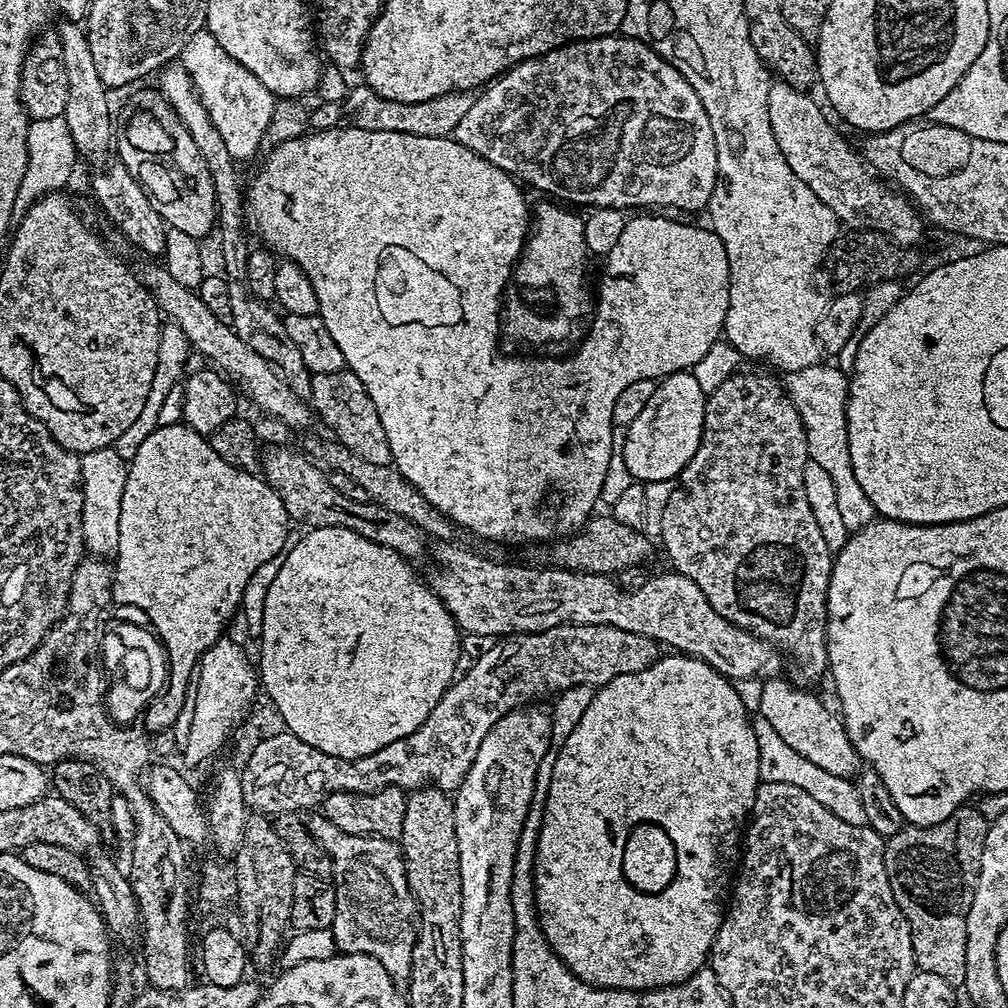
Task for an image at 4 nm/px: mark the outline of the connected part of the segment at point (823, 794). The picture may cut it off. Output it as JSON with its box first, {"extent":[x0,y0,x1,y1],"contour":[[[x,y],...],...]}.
{"extent":[751,714,866,826],"contour":[[[756,714],[751,717],[751,721],[754,738],[758,738],[758,770],[761,781],[786,782],[786,786],[798,786],[798,790],[806,790],[810,798],[826,806],[826,810],[830,810],[834,818],[842,818],[842,822],[850,822],[850,826],[866,825],[866,813],[862,810],[860,795],[853,781],[838,778],[838,774],[830,774],[807,758],[802,758],[798,750],[790,750],[790,746],[786,746],[786,742],[778,738],[778,730],[774,730],[774,726],[766,722],[766,718]]]}

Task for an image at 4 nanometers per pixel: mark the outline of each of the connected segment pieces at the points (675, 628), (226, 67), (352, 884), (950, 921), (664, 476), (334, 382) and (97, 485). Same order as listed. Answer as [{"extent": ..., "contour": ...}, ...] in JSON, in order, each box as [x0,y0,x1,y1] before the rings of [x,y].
[{"extent":[426,541,782,682],"contour":[[[435,541],[436,547],[436,568],[432,568],[426,575],[426,583],[431,588],[432,593],[440,599],[446,606],[446,610],[456,620],[456,626],[461,633],[472,636],[492,636],[491,638],[503,638],[505,636],[515,636],[517,632],[541,632],[542,630],[550,630],[554,626],[562,626],[563,624],[601,624],[602,626],[618,626],[618,630],[626,630],[630,634],[642,634],[646,638],[656,641],[657,645],[664,646],[669,644],[669,649],[675,650],[677,653],[693,656],[702,662],[706,662],[714,670],[718,670],[722,675],[727,676],[733,682],[741,682],[740,680],[752,680],[755,676],[759,678],[776,678],[781,675],[780,660],[782,656],[777,649],[765,642],[762,638],[758,638],[754,634],[750,634],[744,628],[734,626],[734,622],[726,622],[726,618],[722,618],[722,614],[718,614],[718,610],[714,610],[714,606],[710,606],[710,602],[706,602],[706,594],[702,594],[702,590],[698,590],[698,586],[689,576],[675,570],[667,570],[661,576],[655,574],[649,575],[645,584],[638,586],[634,590],[626,591],[620,588],[612,576],[603,576],[594,572],[571,572],[565,568],[557,568],[555,566],[547,566],[548,568],[523,568],[520,564],[499,564],[496,560],[487,560],[484,556],[479,556],[476,552],[471,552],[468,548],[463,548],[460,542],[453,541]]]},{"extent":[178,30,277,162],"contour":[[[201,30],[186,42],[183,52],[178,57],[179,63],[184,65],[186,74],[194,82],[194,90],[206,108],[206,114],[210,114],[210,122],[218,126],[218,134],[226,142],[226,150],[230,150],[233,160],[243,162],[248,160],[256,151],[261,151],[263,135],[270,125],[271,114],[277,97],[273,96],[246,66],[242,66],[206,30]]]},{"extent":[306,814,418,981],"contour":[[[323,814],[312,815],[316,816],[306,820],[310,834],[332,860],[330,883],[336,889],[336,909],[331,931],[337,949],[370,954],[386,966],[393,980],[407,981],[412,974],[418,913],[399,843],[381,836],[346,834]]]},{"extent":[884,806,988,986],"contour":[[[965,806],[954,810],[950,818],[928,828],[905,826],[898,834],[887,837],[884,845],[886,878],[890,882],[894,902],[898,902],[902,914],[908,919],[916,967],[921,972],[946,978],[946,982],[953,986],[963,985],[966,978],[966,914],[970,910],[970,898],[974,898],[988,825],[988,820],[976,806]]]},{"extent":[624,371,706,484],"contour":[[[692,371],[675,372],[657,383],[650,402],[642,414],[627,424],[624,448],[626,467],[633,481],[649,484],[663,480],[675,481],[681,470],[694,458],[704,429],[706,395]]]},{"extent":[310,372,392,466],"contour":[[[353,372],[315,373],[312,378],[312,399],[310,407],[326,427],[332,428],[332,436],[345,444],[358,457],[366,462],[377,463],[378,466],[392,464],[390,442],[386,442],[386,430],[382,430],[382,418],[378,418],[378,410],[374,402],[366,394],[362,382]]]},{"extent":[80,447,128,558],"contour":[[[115,447],[90,450],[80,456],[82,486],[82,538],[85,549],[96,558],[115,557],[118,550],[118,518],[122,518],[122,490],[126,490],[128,464]]]}]

